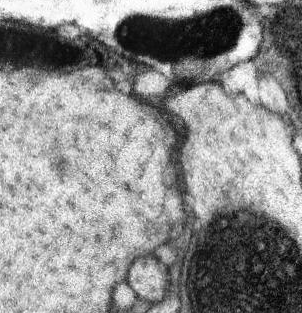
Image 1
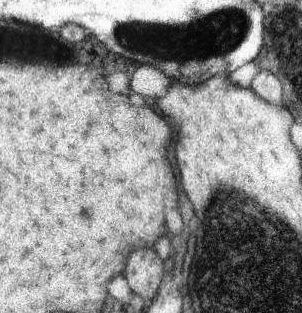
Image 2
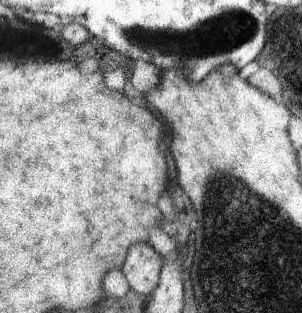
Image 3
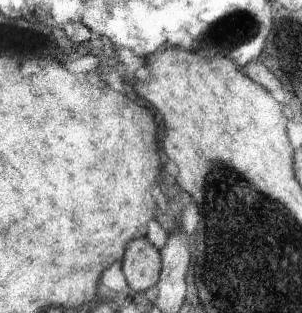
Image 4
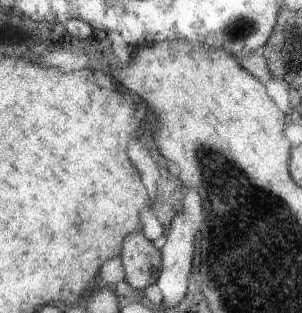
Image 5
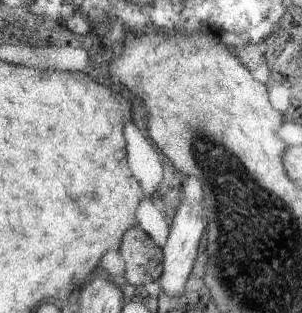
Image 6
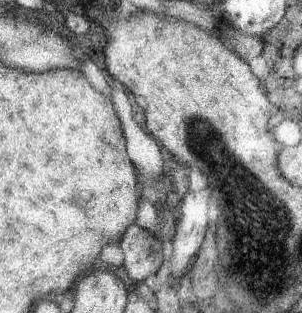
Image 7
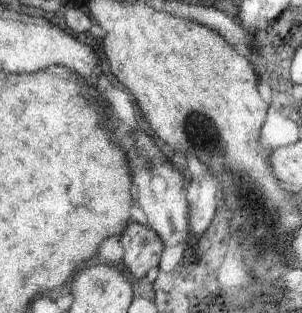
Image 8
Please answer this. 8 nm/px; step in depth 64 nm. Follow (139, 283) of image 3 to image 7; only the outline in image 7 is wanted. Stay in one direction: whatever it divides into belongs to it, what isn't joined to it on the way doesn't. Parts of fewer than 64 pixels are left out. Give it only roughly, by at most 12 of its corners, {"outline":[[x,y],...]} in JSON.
{"outline":[[133,224],[119,242],[135,282],[159,274],[165,242]]}

